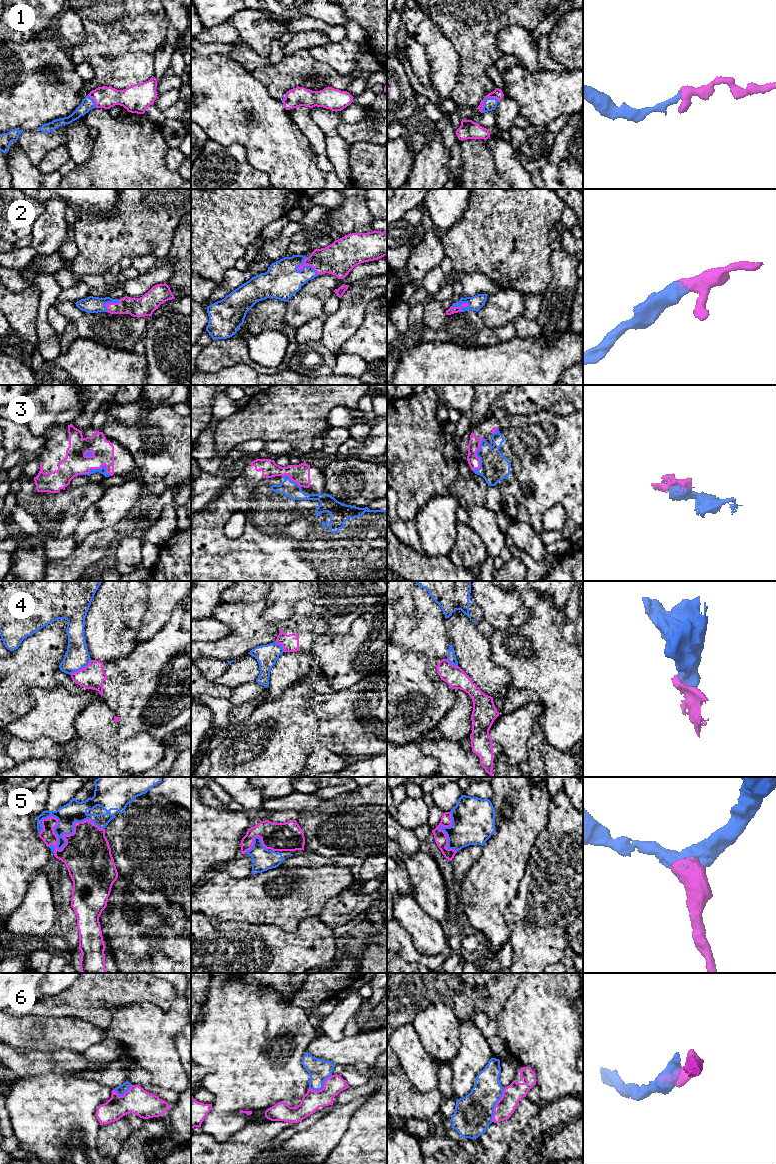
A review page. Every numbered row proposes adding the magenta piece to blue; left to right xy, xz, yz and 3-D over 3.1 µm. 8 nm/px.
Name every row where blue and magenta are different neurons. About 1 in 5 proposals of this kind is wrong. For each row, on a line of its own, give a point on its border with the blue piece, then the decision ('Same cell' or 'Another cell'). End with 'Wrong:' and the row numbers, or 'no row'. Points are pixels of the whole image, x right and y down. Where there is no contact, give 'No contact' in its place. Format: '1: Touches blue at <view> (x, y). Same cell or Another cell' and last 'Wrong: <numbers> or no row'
1: Touches blue at yz (485, 99). Same cell
2: Touches blue at xz (308, 266). Same cell
3: Touches blue at yz (477, 456). Same cell
4: Touches blue at xy (80, 668). Another cell
5: Touches blue at xy (62, 846). Same cell
6: Touches blue at yz (495, 1104). Another cell
Wrong: 4, 6

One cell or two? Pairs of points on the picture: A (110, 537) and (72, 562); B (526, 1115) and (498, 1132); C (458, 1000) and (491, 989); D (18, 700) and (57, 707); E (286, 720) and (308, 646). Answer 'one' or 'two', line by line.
A: one
B: one
C: one
D: two
E: two

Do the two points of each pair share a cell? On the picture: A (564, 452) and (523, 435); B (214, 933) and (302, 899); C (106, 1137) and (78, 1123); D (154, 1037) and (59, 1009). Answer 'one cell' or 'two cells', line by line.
A: one cell
B: two cells
C: two cells
D: two cells

